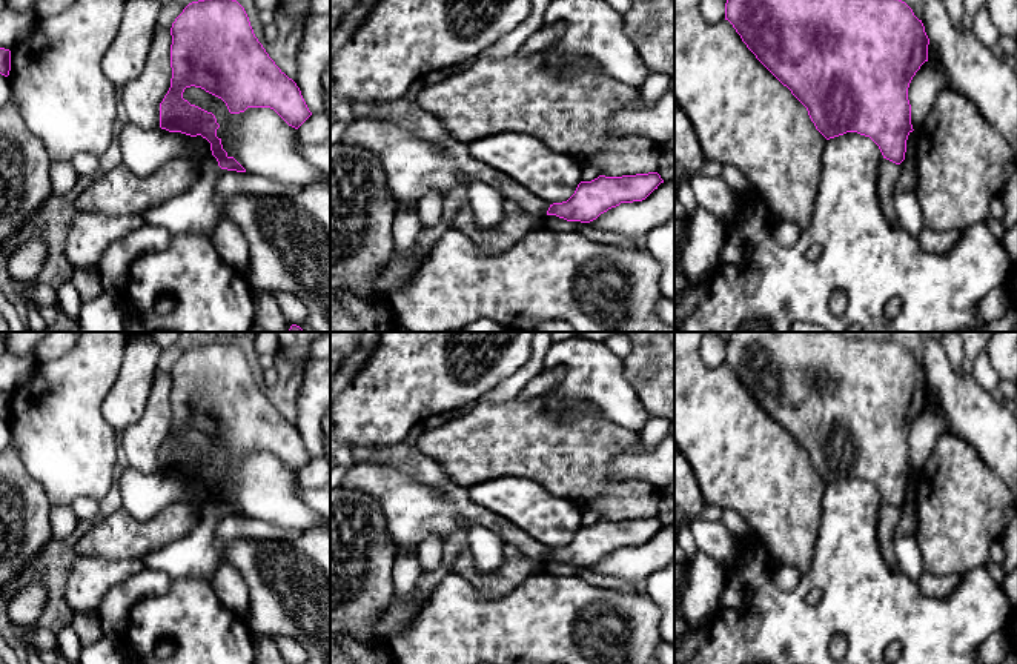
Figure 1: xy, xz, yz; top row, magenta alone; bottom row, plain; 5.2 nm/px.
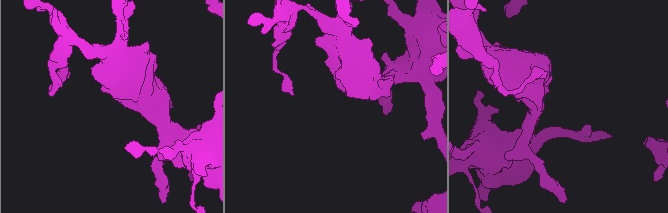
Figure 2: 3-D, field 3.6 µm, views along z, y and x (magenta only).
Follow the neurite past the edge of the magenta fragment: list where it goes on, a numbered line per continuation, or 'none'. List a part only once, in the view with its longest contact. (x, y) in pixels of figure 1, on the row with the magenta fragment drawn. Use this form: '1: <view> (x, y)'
none

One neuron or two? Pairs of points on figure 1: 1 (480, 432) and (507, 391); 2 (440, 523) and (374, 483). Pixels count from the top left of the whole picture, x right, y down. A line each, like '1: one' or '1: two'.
1: two
2: one

